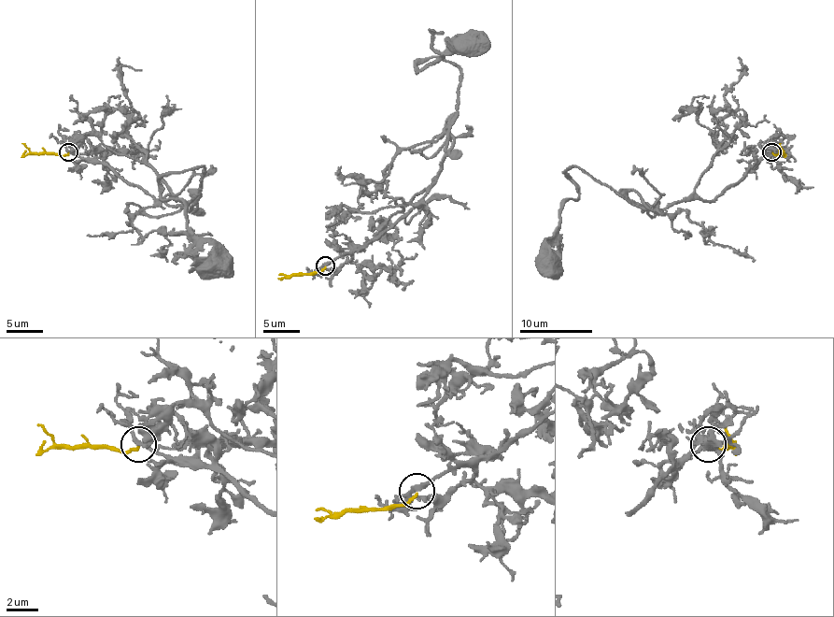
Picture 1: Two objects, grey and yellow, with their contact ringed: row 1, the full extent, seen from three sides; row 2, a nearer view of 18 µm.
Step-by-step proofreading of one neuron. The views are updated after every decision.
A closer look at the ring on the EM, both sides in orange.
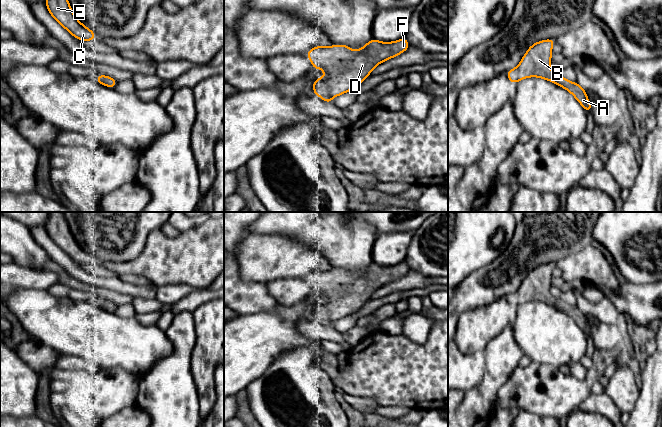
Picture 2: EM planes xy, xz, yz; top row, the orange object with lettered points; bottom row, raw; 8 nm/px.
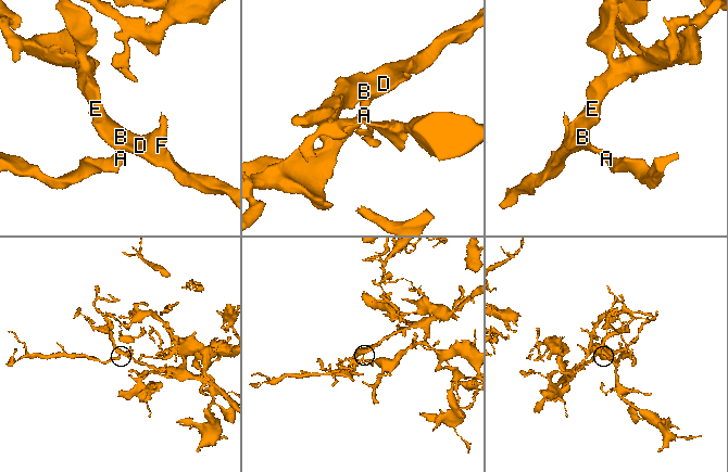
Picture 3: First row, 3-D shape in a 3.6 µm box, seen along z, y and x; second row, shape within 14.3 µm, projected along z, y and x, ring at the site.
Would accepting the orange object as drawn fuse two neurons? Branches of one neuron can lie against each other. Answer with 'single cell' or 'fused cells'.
single cell

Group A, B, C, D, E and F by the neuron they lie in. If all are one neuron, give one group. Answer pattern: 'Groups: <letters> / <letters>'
Groups: A B C D E F

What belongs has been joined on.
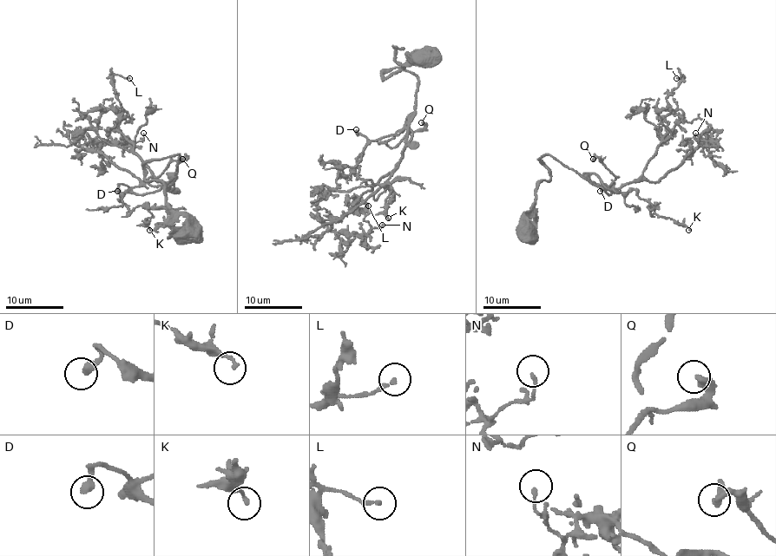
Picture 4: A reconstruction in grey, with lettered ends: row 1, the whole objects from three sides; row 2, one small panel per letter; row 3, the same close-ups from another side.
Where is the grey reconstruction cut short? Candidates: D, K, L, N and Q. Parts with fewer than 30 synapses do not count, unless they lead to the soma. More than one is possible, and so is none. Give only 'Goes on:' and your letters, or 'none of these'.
Goes on: none of these

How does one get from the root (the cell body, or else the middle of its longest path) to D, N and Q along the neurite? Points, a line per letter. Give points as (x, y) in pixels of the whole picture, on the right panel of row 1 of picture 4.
D: (526, 234), (522, 215), (550, 178), (541, 156), (554, 156), (610, 193), (606, 184), (600, 191)
N: (526, 234), (522, 215), (550, 178), (541, 156), (619, 189), (656, 182), (706, 145), (695, 133)
Q: (526, 234), (522, 215), (550, 178), (537, 159), (550, 154), (604, 186), (619, 178), (593, 159)

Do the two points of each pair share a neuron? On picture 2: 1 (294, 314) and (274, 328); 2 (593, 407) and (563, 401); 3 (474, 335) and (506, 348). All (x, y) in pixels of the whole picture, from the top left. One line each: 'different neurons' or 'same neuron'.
1: same neuron
2: different neurons
3: different neurons

